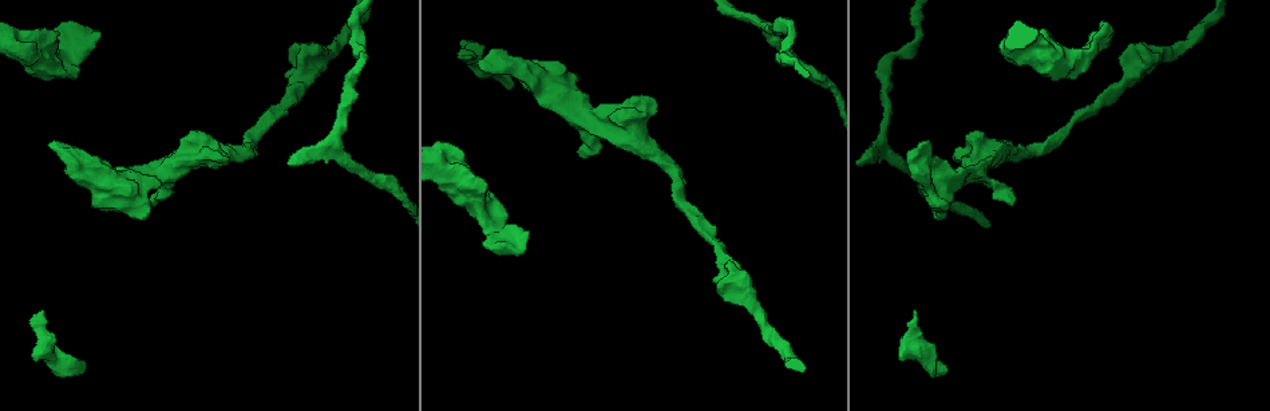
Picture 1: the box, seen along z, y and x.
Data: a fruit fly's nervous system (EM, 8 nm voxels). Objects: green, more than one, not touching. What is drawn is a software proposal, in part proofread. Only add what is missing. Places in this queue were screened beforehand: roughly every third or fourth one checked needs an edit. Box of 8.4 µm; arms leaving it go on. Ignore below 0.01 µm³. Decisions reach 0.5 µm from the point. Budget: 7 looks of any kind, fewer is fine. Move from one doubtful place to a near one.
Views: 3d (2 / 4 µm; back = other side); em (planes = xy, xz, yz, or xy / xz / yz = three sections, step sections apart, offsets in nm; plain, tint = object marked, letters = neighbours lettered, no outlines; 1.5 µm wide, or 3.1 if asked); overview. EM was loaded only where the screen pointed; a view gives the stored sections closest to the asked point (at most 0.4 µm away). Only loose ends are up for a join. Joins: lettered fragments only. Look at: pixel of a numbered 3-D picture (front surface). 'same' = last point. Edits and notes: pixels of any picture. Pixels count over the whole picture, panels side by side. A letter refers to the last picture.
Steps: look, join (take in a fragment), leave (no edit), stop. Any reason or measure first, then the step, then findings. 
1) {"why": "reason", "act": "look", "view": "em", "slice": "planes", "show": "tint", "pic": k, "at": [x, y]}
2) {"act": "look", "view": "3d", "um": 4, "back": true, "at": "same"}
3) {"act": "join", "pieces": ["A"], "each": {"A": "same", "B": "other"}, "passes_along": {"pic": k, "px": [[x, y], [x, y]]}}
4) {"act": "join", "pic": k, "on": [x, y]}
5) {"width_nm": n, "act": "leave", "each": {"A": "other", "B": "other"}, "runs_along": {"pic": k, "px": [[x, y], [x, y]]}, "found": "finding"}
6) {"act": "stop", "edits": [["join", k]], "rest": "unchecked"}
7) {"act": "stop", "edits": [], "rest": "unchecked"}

{"why": "branch stops here", "act": "look", "view": "em", "um": 3.1, "slice": "xy", "step": 16, "show": "letters", "pic": 1, "at": [941, 218]}

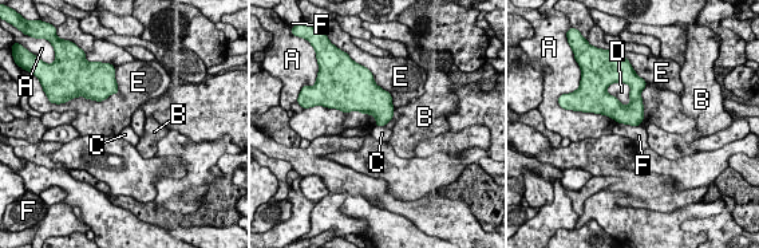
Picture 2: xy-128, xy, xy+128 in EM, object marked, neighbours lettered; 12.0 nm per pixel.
{"act": "leave", "each": {"A": "other", "B": "other", "C": "other", "D": "other", "E": "other", "F": "other"}, "border": {"pic": 2, "px": [[617, 122], [639, 126]]}, "found": "none of them fits"}

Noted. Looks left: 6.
{"why": "free end", "act": "look", "view": "3d", "um": 2, "pic": 1, "at": [514, 83]}

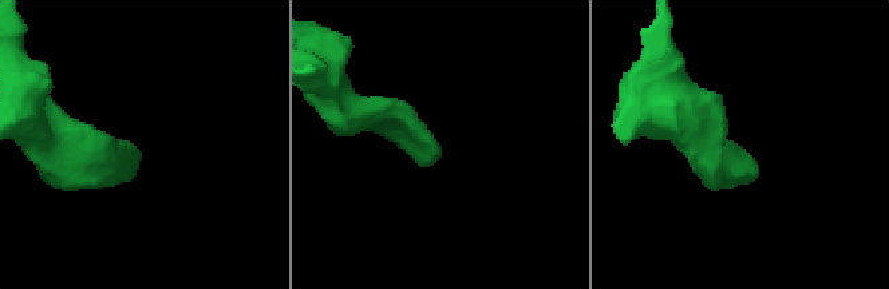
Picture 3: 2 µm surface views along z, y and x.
{"act": "look", "view": "em", "slice": "xz", "step": 4, "show": "letters", "pic": 3, "at": [141, 152]}

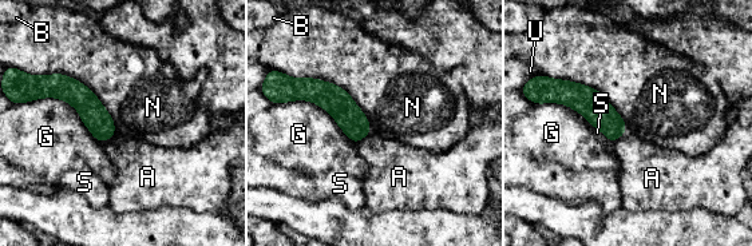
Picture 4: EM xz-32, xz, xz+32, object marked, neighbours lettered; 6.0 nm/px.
{"act": "leave", "each": {"A": "other", "B": "other", "G": "other", "N": "other", "S": "other", "U": "other"}, "found": "none of them fits"}

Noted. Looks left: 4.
{"why": "branch stops here", "act": "look", "view": "3d", "um": 4, "back": true, "pic": 1, "at": [478, 64]}

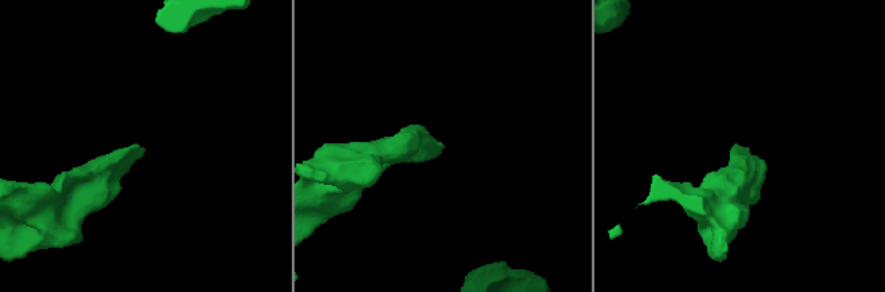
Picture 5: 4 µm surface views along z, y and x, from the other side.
{"why": "shape alone is not enough", "act": "look", "view": "em", "slice": "yz", "step": 4, "show": "letters", "pic": 5, "at": [144, 150]}

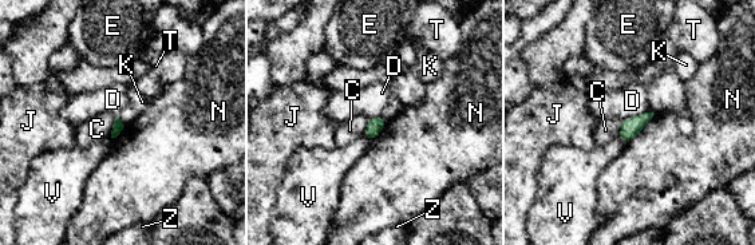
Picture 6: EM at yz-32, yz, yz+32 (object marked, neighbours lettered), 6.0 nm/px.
{"why": "cut it another way", "act": "look", "view": "em", "slice": "planes", "show": "letters", "at": "same"}

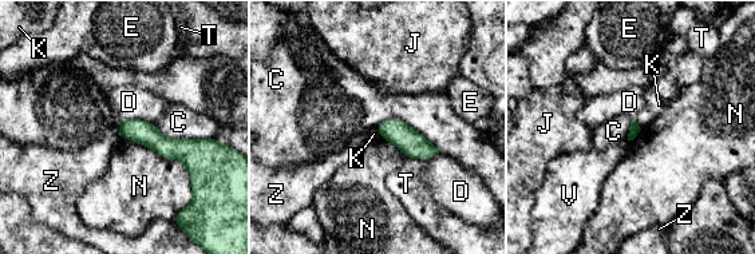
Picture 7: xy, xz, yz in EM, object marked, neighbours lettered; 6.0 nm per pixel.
{"act": "leave", "each": {"C": "other", "D": "other", "E": "other", "J": "other", "K": "other", "N": "other", "T": "other", "V": "other", "Z": "other"}, "runs_along": {"pic": 7, "px": [[122, 129], [162, 146], [200, 143]]}, "found": "none of them fits"}

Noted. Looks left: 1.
{"act": "stop", "edits": [], "rest": "unchecked"}

